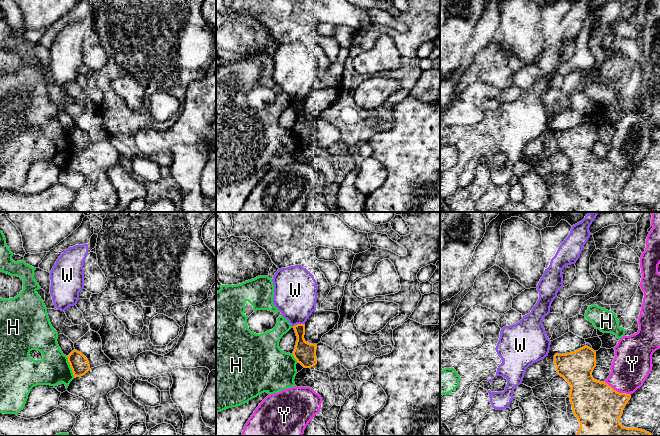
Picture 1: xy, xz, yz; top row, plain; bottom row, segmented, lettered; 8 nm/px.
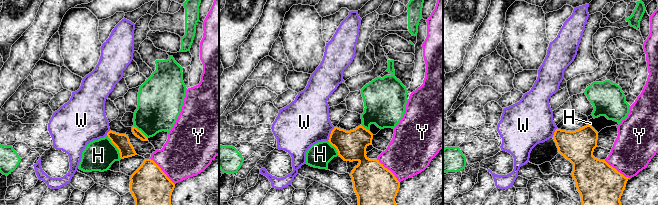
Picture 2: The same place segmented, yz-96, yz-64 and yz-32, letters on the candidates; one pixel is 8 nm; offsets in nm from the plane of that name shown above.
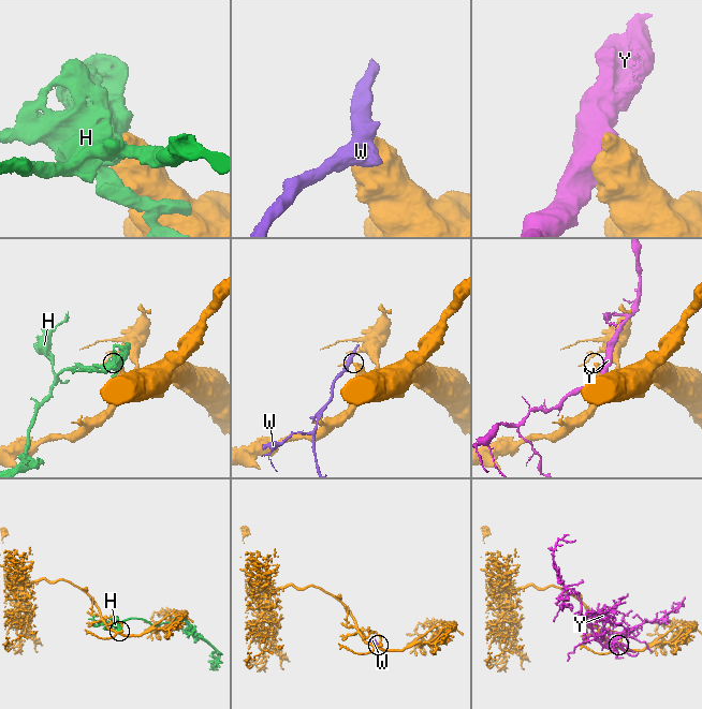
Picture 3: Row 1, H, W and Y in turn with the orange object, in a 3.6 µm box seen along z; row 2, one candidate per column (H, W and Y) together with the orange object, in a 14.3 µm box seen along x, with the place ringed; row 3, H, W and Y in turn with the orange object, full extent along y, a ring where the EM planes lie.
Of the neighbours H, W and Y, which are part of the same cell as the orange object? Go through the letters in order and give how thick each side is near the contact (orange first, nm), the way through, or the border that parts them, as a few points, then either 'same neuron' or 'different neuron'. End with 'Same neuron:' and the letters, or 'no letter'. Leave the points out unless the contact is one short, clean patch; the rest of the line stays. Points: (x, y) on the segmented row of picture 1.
H: 150/240 nm | different neuron
W: 180/360 nm | along xz (304, 323), (292, 326) | different neuron
Y: 380/300 nm | different neuron
Same neuron: no letter

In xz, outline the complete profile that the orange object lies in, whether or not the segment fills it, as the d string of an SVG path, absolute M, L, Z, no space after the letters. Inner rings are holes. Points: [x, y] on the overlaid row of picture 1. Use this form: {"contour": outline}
{"contour": "M297 324L293 326L297 341L293 356L304 368L311 368L317 364L316 349L317 344L310 344L305 341L305 324Z"}

